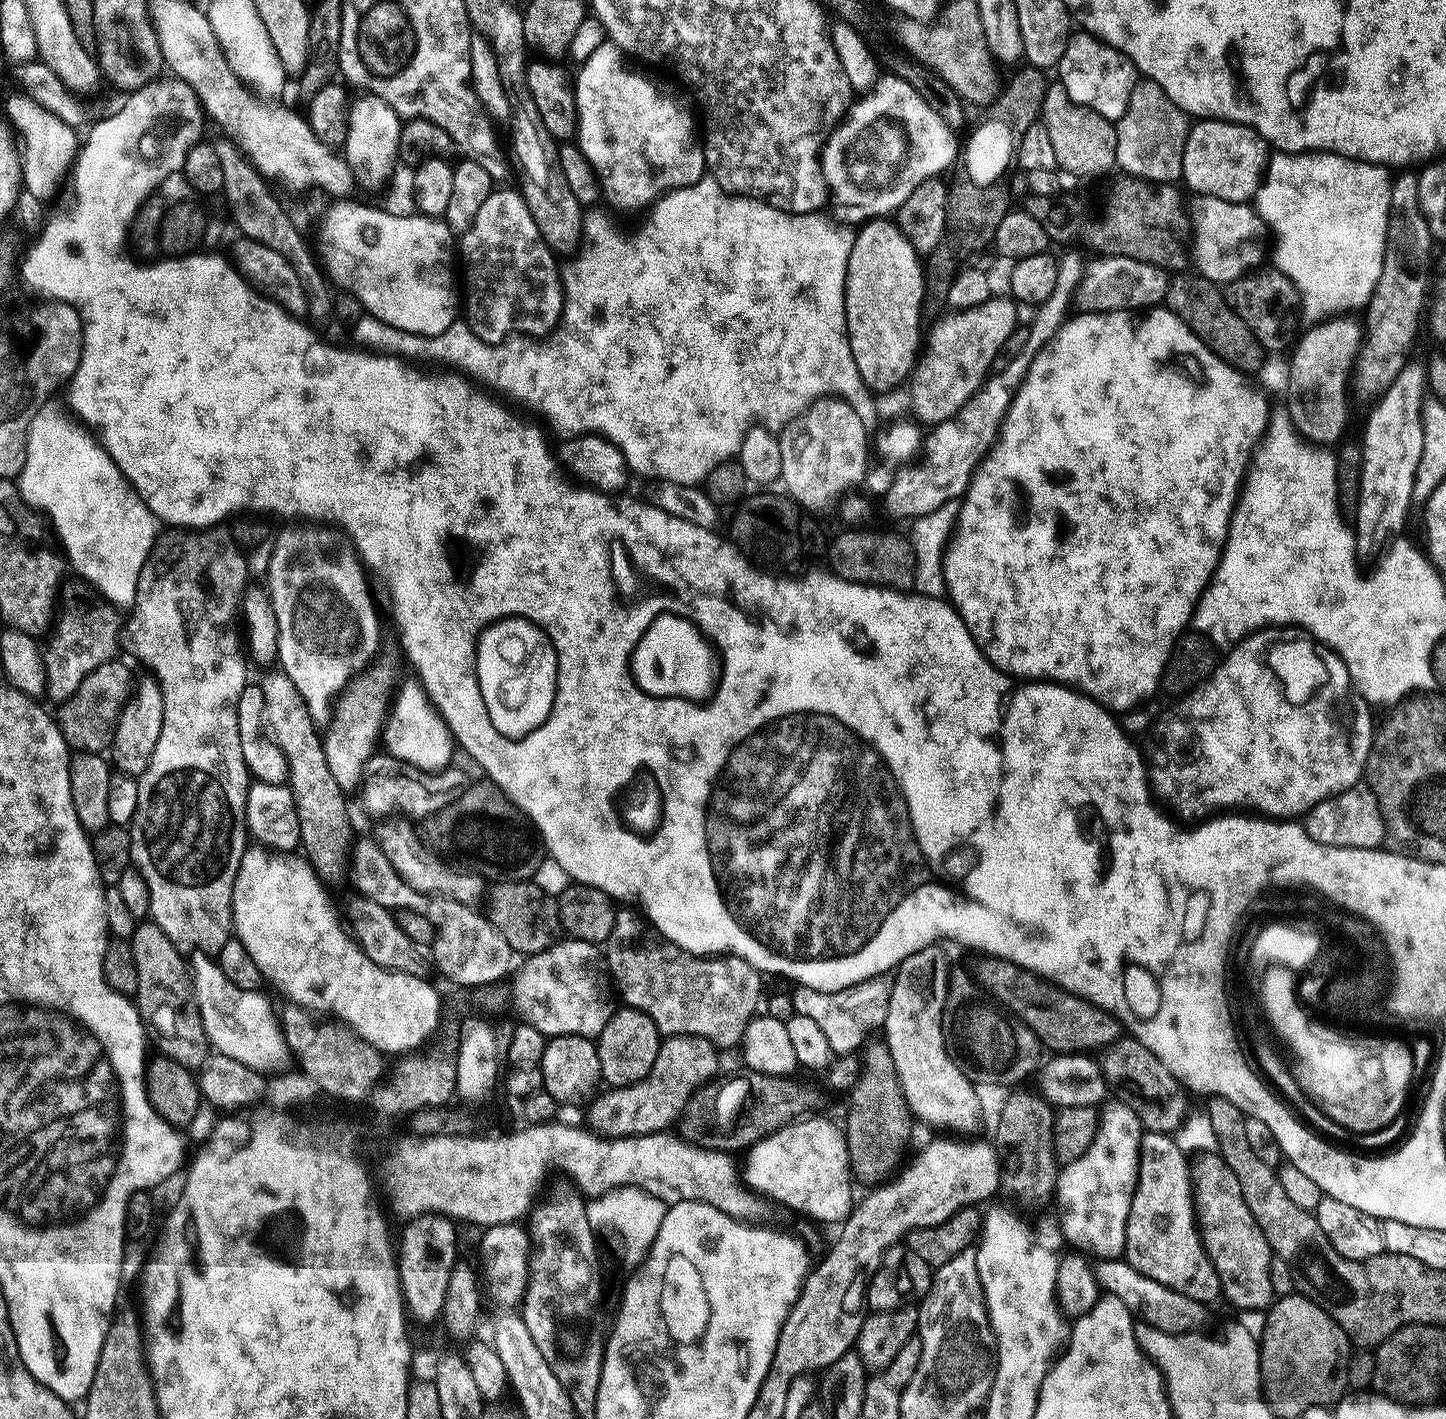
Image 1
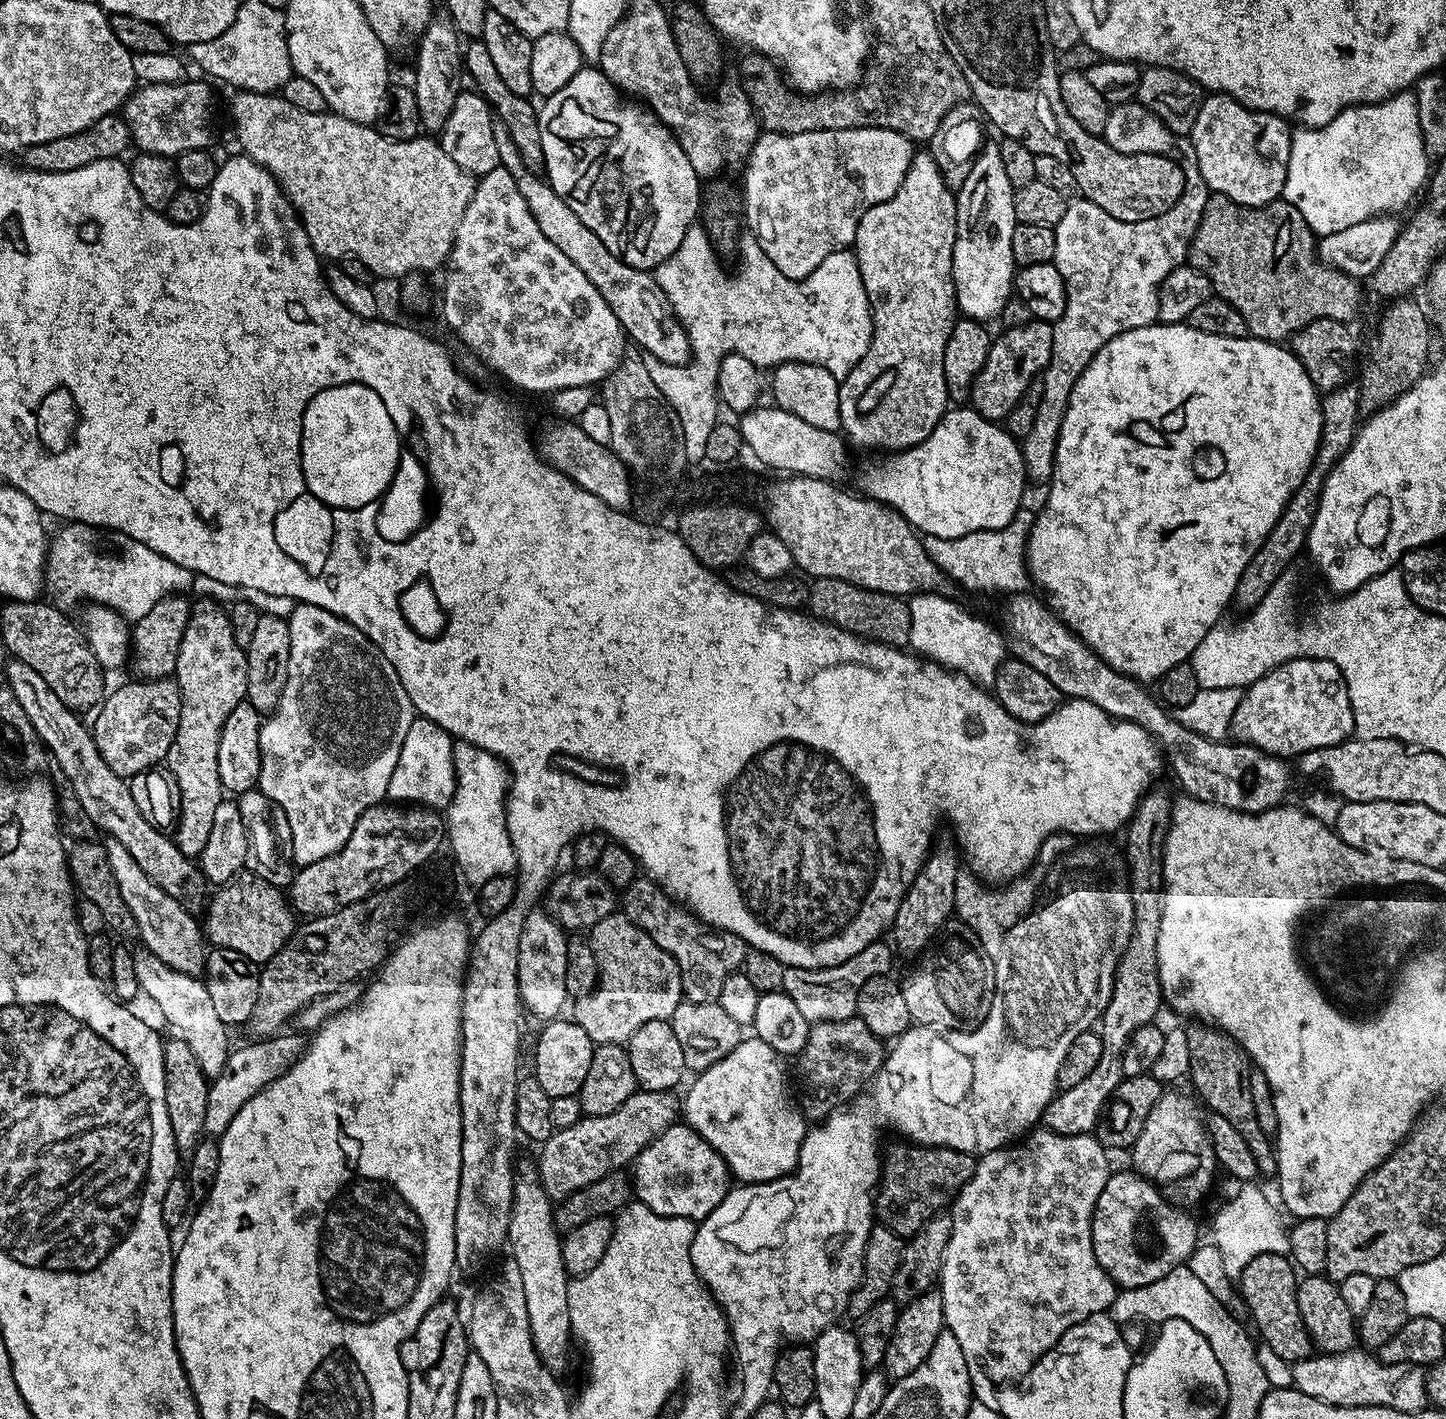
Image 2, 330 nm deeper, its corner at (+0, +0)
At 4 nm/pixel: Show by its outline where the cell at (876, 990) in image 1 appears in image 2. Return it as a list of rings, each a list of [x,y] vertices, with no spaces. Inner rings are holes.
[[[877,942],[854,954],[854,958],[829,968],[786,967],[781,989],[793,1000],[794,1006],[798,1006],[802,1018],[806,1018],[812,1024],[851,1020],[857,1015],[856,1003],[862,986],[876,975],[887,976],[893,971],[892,952],[894,953],[894,948],[891,943]]]

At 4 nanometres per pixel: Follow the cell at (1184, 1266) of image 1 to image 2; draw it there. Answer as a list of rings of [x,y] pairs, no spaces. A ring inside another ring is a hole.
[[[1166,1090],[1161,1094],[1158,1102],[1154,1102],[1154,1110],[1150,1110],[1146,1117],[1142,1134],[1138,1134],[1130,1149],[1131,1167],[1162,1186],[1163,1191],[1177,1201],[1202,1199],[1212,1184],[1212,1171],[1218,1168],[1205,1117],[1200,1117],[1201,1101],[1191,1091],[1188,1092]]]

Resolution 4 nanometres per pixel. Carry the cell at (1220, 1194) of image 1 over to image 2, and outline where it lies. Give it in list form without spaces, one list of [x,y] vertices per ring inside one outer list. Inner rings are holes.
[[[1278,1253],[1258,1254],[1245,1266],[1238,1279],[1239,1295],[1248,1307],[1251,1323],[1256,1323],[1260,1331],[1259,1339],[1290,1365],[1305,1360],[1314,1352],[1312,1339],[1298,1310],[1297,1283],[1298,1272],[1292,1260]]]

